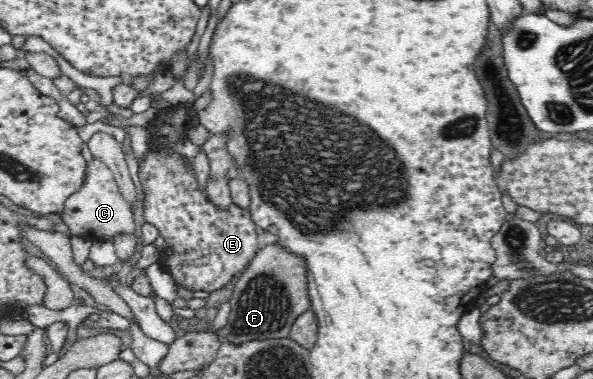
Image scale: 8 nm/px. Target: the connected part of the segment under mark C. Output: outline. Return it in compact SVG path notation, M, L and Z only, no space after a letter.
M94 157L93 161L88 163L88 177L82 188L65 202L61 220L67 225L71 236L92 240L115 237L117 234L134 237L135 220L131 211L128 202L119 191L113 171L101 159Z

